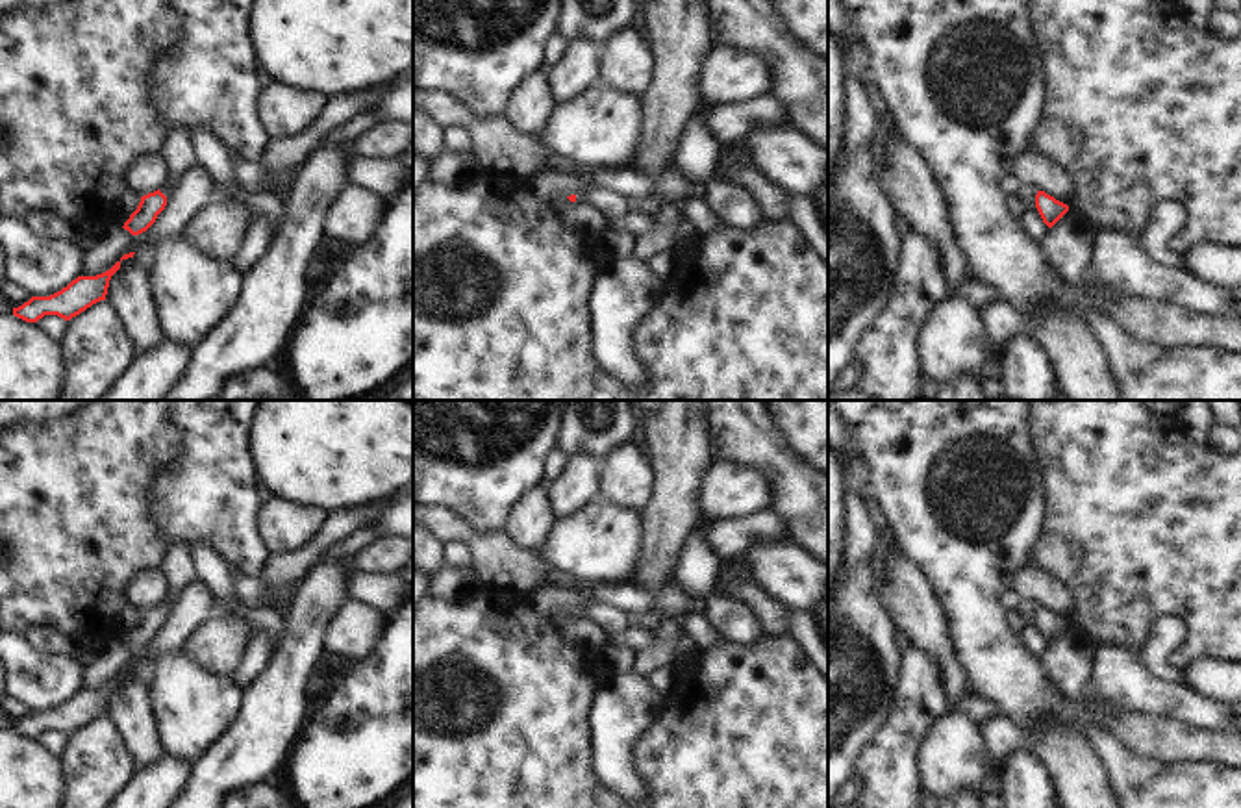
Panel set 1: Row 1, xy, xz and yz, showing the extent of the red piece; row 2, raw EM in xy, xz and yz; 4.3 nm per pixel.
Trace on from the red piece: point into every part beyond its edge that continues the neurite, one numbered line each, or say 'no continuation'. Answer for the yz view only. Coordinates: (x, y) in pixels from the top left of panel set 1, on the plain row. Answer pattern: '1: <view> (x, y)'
no continuation

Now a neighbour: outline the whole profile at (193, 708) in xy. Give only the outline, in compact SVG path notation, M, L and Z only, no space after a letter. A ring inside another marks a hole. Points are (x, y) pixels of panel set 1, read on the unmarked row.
M180 650L157 656L148 699L165 756L194 765L233 723L243 689Z

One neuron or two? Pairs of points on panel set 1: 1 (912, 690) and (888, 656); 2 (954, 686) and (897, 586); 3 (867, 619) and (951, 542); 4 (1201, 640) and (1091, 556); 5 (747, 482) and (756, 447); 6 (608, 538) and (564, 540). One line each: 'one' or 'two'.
1: two
2: one
3: two
4: one
5: two
6: one

